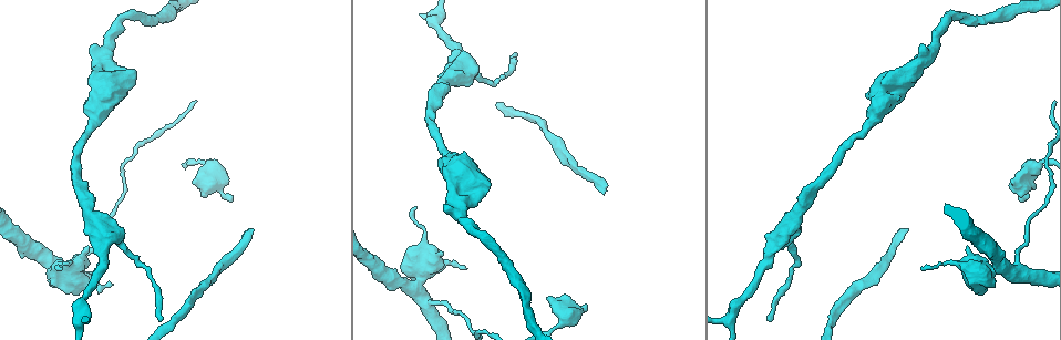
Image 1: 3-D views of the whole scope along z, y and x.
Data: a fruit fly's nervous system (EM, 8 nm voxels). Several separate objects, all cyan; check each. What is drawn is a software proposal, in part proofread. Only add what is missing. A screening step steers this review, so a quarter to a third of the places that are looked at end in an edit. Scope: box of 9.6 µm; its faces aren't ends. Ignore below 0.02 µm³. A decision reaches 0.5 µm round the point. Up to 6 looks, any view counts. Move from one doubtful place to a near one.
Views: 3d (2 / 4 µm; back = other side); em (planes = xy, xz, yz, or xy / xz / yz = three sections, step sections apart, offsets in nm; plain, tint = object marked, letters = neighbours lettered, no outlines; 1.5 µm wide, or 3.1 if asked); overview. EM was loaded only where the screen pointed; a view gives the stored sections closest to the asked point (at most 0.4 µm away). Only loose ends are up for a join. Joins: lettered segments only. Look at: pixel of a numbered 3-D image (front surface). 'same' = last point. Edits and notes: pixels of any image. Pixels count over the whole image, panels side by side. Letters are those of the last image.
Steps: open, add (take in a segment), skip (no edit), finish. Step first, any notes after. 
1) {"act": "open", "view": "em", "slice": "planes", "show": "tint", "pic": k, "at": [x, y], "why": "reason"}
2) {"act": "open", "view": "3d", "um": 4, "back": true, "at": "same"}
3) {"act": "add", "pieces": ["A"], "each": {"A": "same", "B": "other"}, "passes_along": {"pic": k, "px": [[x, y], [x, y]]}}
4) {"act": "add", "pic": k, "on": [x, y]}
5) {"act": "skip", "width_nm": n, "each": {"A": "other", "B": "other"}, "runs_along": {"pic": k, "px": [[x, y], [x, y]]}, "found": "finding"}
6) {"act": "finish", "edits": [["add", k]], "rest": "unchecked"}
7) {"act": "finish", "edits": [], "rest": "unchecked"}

{"act": "open", "view": "em", "slice": "planes", "show": "letters", "pic": 1, "at": [583, 306], "why": "free end"}

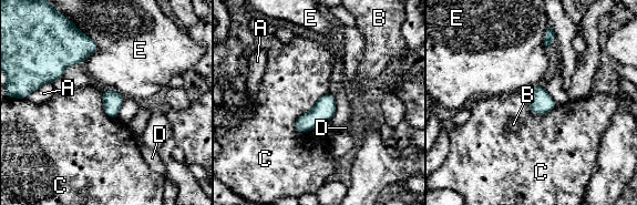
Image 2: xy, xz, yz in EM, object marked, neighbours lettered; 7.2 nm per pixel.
{"act": "skip", "each": {"A": "other", "B": "other", "C": "other", "D": "other", "E": "other"}, "border": {"pic": 2, "px": [[328, 92], [297, 120], [297, 132]]}, "found": "none of them fits"}

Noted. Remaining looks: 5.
{"act": "open", "view": "3d", "um": 4, "pic": 1, "at": [248, 230], "why": "an open end"}

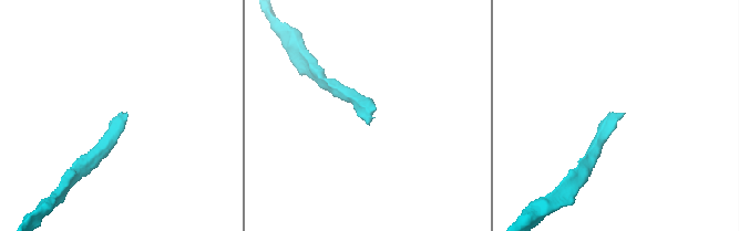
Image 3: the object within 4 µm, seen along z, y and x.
{"act": "open", "view": "em", "slice": "planes", "show": "letters", "pic": 3, "at": [368, 121]}

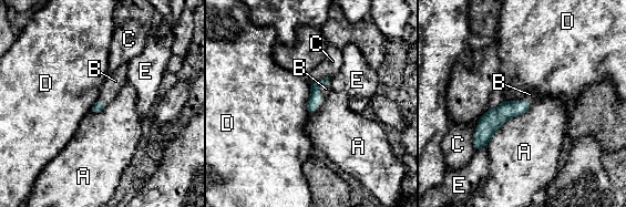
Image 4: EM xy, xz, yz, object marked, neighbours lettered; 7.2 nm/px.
{"act": "add", "pieces": ["B"], "each": {"A": "other", "B": "same", "C": "other", "D": "other", "E": "other"}, "found": "the neuron continues"}

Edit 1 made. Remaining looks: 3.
{"act": "open", "view": "3d", "um": 4, "pic": 1, "at": [464, 268], "why": "tapers out"}

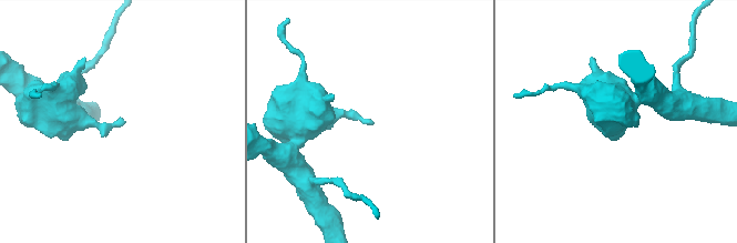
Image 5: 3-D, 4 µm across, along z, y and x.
{"act": "open", "view": "em", "slice": "planes", "show": "letters", "pic": 5, "at": [122, 123], "why": "now the EM"}

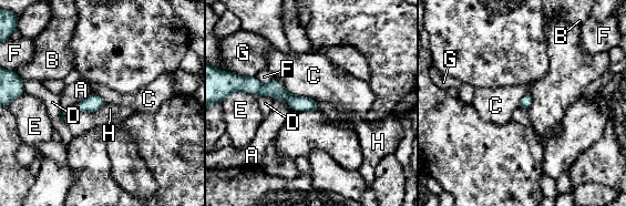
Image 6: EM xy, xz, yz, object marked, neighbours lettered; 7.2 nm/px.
{"act": "skip", "each": {"A": "other", "B": "other", "C": "other", "D": "other", "E": "other", "F": "other", "G": "other", "H": "other"}, "runs_along": {"pic": 6, "px": [[247, 88], [278, 91], [314, 107]]}, "found": "none of them fits"}

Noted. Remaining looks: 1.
{"act": "finish", "edits": [["add", 4]], "rest": "unchecked"}

